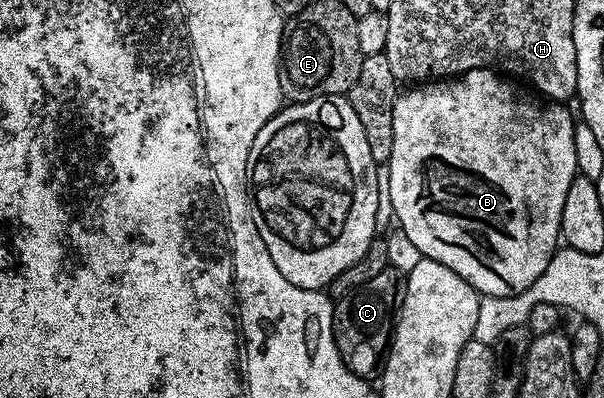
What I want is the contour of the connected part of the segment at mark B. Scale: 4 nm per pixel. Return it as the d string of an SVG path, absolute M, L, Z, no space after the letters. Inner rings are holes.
M474 68L454 78L435 78L430 82L411 86L408 92L400 91L393 106L393 150L391 159L386 161L389 168L387 175L387 193L392 198L392 210L398 227L403 228L417 246L420 257L441 262L441 266L449 266L453 274L461 274L469 286L473 286L480 297L484 296L516 296L521 290L529 290L541 274L545 274L545 266L549 266L561 244L559 227L561 226L561 210L565 206L565 194L569 194L569 186L578 173L577 146L574 145L574 134L577 125L571 117L568 105L563 102L540 102L530 100L518 83L504 78L494 68Z

